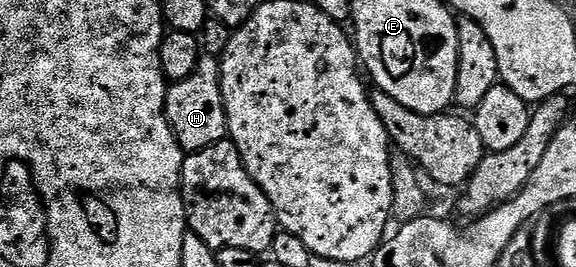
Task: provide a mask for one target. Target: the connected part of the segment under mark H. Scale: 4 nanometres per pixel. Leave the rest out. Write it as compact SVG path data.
M201 55L196 68L187 78L168 84L164 117L185 153L197 152L228 136L228 119L225 118L224 100L220 94L220 62L215 55Z

